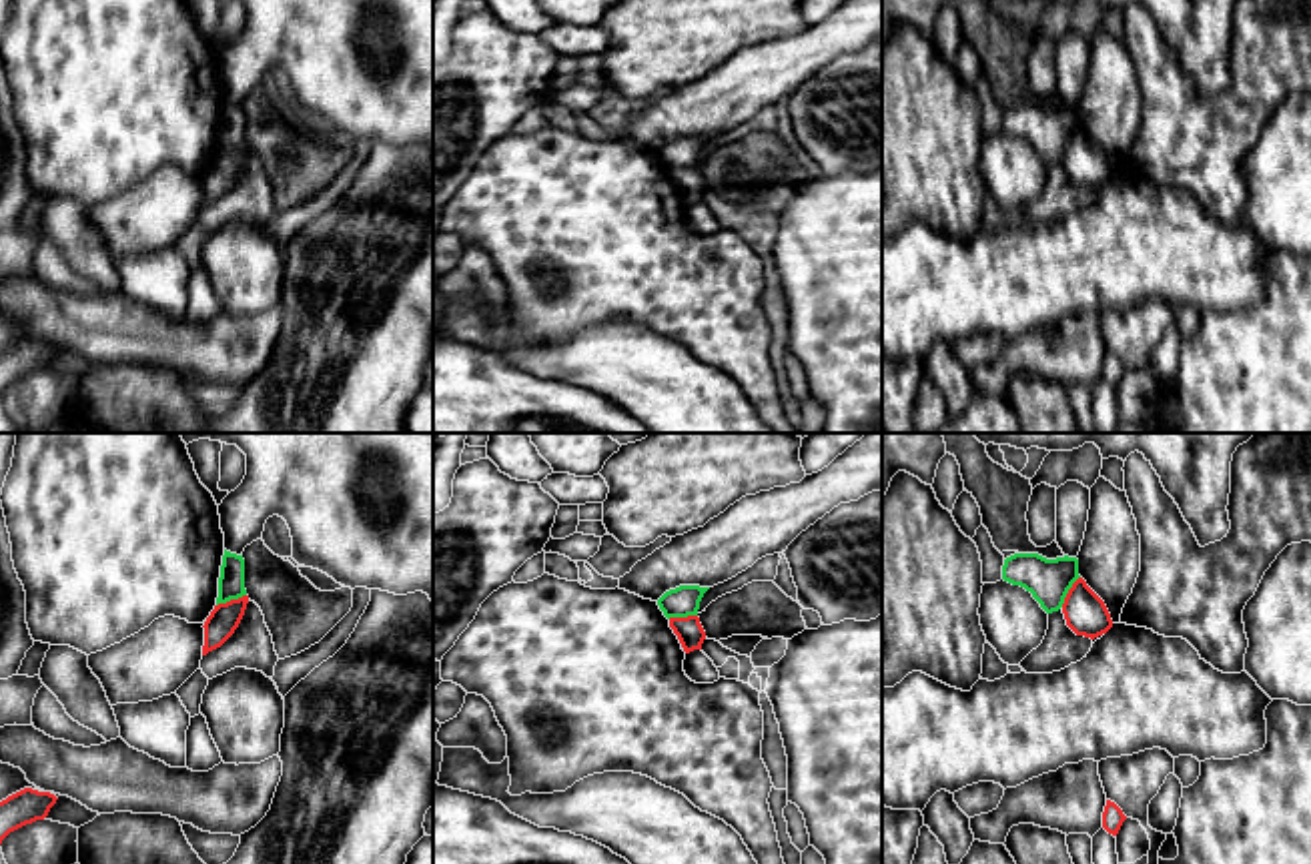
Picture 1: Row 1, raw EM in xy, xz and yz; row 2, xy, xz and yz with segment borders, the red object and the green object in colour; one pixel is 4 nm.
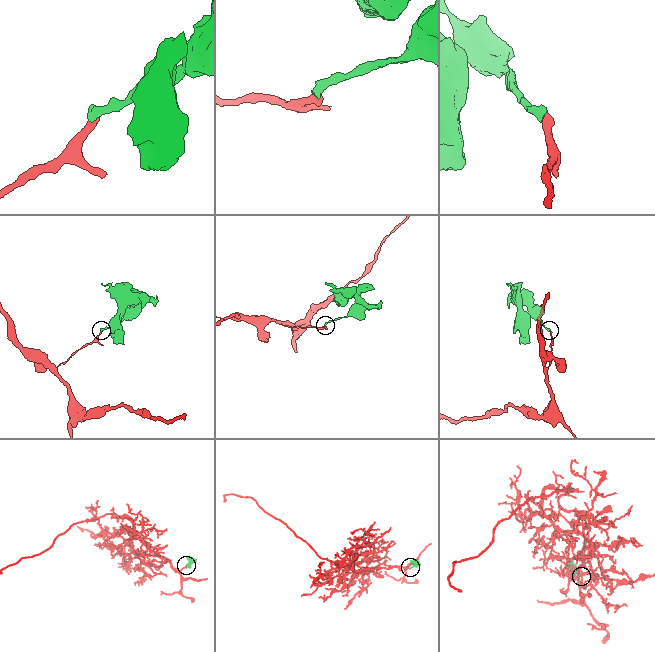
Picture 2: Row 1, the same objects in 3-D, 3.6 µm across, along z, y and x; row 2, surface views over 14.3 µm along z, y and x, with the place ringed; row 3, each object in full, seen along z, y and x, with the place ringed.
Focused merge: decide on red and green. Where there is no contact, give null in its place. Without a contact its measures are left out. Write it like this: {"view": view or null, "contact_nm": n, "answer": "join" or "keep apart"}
{"view": "yz", "contact_nm": 150, "answer": "keep apart"}

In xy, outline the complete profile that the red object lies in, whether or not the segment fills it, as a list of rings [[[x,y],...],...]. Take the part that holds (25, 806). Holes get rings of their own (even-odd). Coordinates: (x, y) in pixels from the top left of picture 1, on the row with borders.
[[[24,788],[0,802],[0,844],[2,840],[36,820],[44,820],[50,808],[56,804],[56,796],[50,792],[38,792]]]

